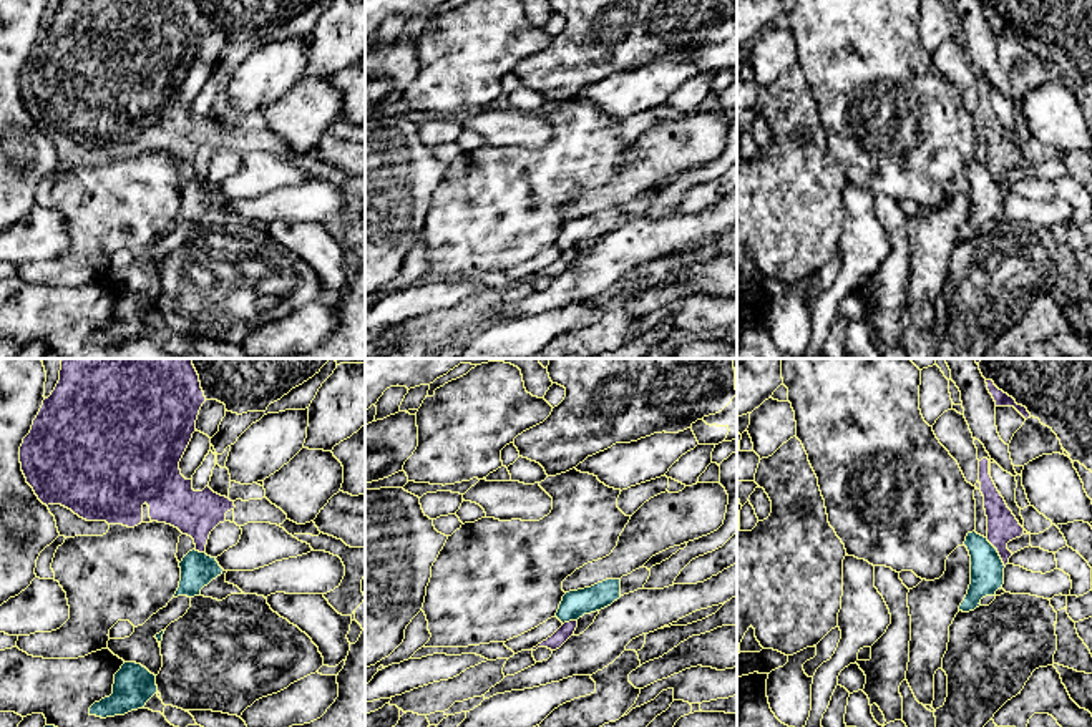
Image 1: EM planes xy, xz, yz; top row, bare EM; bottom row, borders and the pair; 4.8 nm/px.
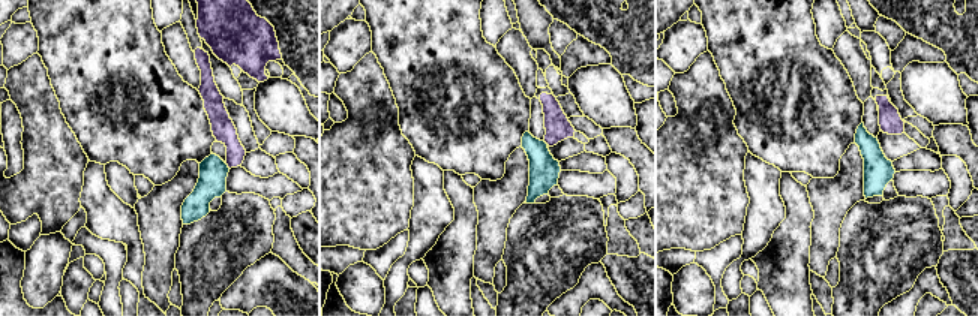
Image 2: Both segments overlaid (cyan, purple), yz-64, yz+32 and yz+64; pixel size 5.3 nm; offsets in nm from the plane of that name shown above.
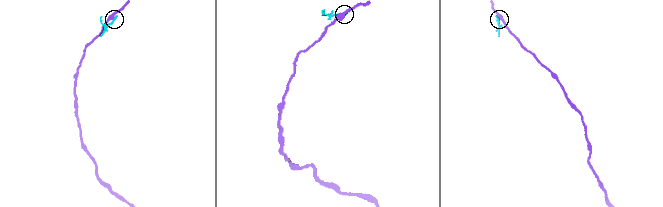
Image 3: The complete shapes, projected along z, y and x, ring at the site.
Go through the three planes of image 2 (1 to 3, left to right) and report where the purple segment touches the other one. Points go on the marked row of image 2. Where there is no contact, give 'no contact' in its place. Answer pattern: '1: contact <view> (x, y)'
1: contact yz-64 (227, 165)
2: contact yz+32 (545, 143)
3: no contact

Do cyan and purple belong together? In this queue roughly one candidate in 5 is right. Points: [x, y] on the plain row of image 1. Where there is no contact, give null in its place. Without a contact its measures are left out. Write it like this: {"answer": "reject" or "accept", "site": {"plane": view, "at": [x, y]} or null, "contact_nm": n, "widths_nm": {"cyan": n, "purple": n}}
{"answer": "reject", "site": {"plane": "yz", "at": [998, 181]}, "contact_nm": 170, "widths_nm": {"cyan": 160, "purple": 150}}

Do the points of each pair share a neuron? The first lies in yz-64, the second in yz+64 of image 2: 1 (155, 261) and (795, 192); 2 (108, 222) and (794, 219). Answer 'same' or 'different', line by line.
1: different
2: different

